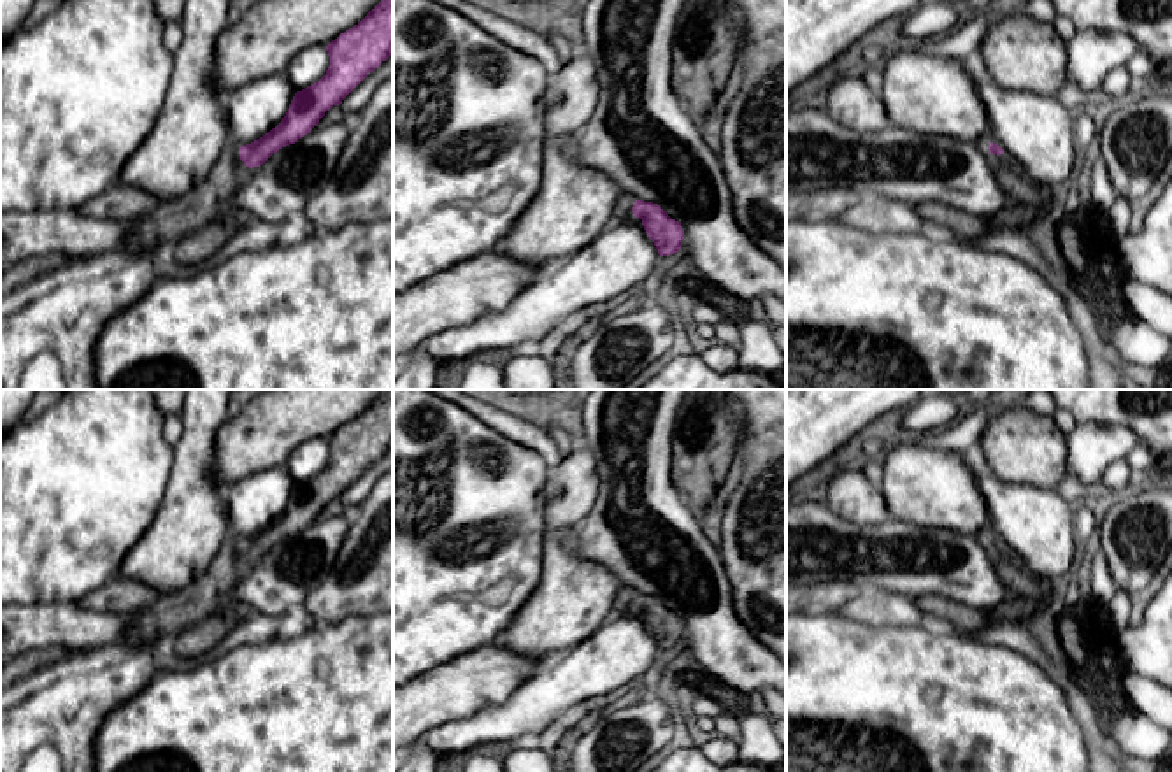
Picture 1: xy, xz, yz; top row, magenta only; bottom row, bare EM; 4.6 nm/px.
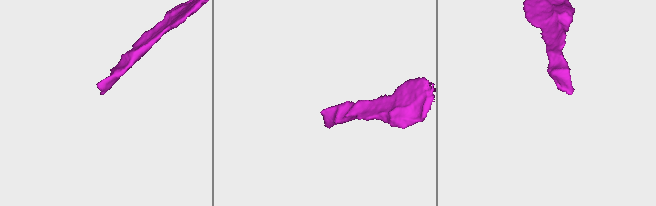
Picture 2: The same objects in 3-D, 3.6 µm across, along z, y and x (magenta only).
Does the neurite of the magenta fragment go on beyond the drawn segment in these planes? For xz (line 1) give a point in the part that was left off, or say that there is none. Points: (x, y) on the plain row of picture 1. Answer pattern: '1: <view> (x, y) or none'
1: xz (623, 604)

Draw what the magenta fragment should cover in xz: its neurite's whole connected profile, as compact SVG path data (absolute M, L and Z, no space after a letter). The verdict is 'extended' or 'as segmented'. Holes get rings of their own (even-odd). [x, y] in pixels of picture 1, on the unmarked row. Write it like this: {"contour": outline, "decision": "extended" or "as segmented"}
{"contour": "M623 590L618 595L612 616L640 611L647 630L654 635L660 649L675 647L682 640L684 623L658 597L630 593Z", "decision": "extended"}

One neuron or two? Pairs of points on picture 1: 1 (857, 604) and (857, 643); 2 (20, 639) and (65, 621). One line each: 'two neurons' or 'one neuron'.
1: two neurons
2: one neuron

